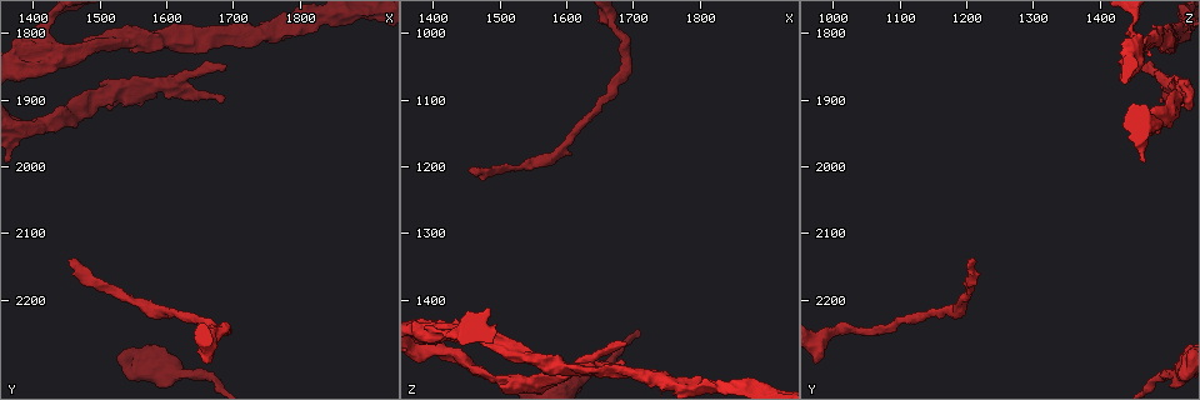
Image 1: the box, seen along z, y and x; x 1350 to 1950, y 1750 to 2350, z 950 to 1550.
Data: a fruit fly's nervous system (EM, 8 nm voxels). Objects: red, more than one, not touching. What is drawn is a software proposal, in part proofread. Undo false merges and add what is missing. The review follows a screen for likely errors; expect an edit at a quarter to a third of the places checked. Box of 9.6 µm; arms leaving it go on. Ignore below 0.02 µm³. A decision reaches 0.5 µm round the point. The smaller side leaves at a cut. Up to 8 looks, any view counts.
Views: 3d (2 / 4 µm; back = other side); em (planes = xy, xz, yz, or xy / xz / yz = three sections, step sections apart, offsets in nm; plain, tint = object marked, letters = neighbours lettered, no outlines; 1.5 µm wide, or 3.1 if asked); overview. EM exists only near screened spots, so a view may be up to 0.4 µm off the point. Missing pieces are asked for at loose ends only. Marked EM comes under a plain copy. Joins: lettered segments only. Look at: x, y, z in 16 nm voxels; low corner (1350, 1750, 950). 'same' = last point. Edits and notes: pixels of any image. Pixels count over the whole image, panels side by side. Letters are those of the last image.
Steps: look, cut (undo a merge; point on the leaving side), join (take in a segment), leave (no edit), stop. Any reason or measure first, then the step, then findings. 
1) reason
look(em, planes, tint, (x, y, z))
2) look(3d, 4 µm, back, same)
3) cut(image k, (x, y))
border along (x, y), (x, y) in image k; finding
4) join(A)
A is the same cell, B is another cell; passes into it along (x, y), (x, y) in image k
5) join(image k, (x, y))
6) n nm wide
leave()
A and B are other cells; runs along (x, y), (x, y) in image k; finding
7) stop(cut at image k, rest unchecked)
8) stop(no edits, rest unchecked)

an open end
look(3d, 4 µm, (1690, 1850, 1465))

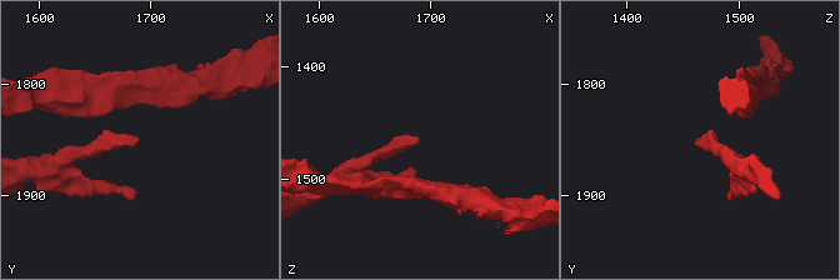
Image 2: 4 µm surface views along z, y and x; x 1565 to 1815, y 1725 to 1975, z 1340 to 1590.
shape alone is not enough
look(em, planes, letters, (1692, 1852, 1464))

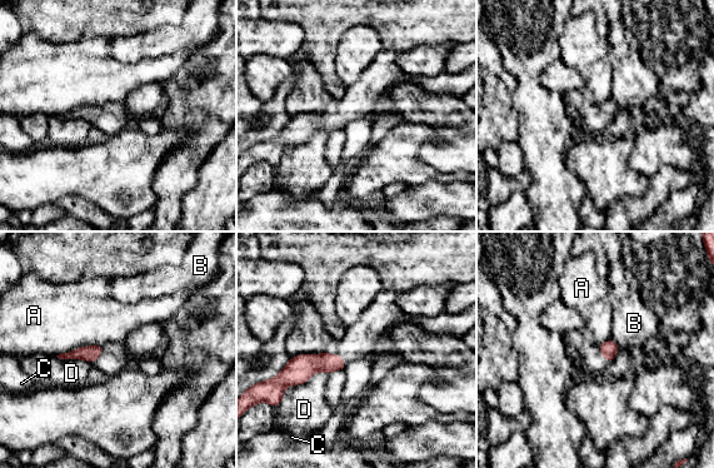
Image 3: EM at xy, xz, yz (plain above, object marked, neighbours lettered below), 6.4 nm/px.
D touches over 360 nm
leave()
A, B, C and D are other cells; no lettered segment goes on from it

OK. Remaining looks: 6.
thick turns thin
look(em, planes, letters, (1610, 2305, 1520))

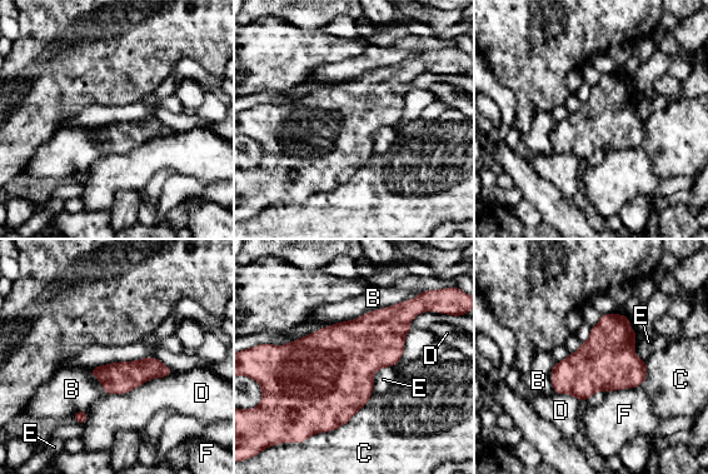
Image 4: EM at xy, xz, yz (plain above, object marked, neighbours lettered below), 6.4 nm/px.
360 nm wide
leave()
B, C, D, E and F are other cells; border along (392, 365), (374, 373), (368, 399) in image 4; all the same neuron

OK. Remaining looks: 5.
branch stops here
look(3d, 4 µm, (1455, 2145, 1205))

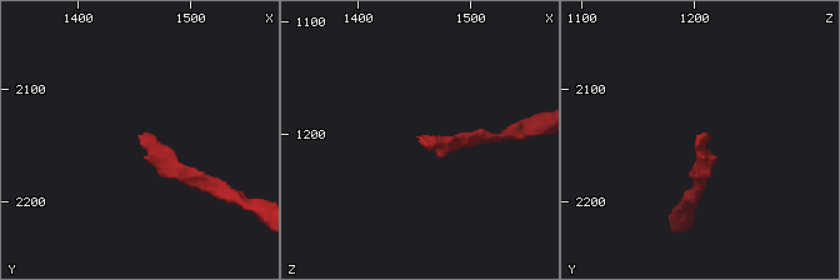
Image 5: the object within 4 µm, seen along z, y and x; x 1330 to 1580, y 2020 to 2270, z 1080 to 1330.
now the EM
look(em, planes, letters, (1456, 2142, 1204))

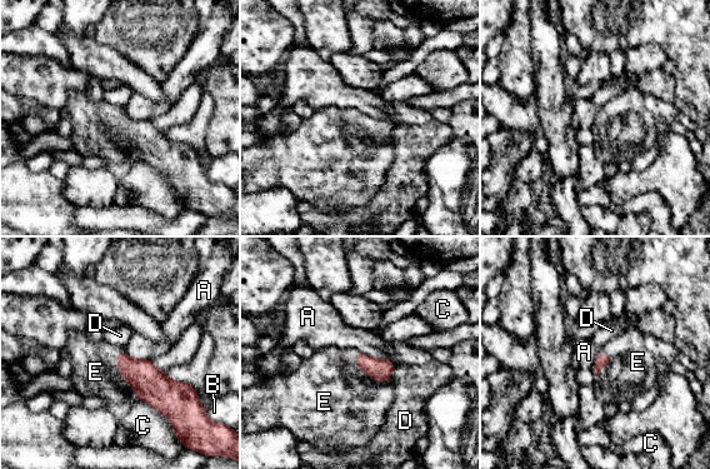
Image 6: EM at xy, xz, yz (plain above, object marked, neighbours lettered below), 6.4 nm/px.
join(image 6, (638, 362))
E is the same cell, A, B, C and D are other cells; passes into it along (601, 359), (604, 365), (638, 362) in image 6; the neuron continues

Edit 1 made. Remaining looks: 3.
stop(join at image 6, rest unchecked)

